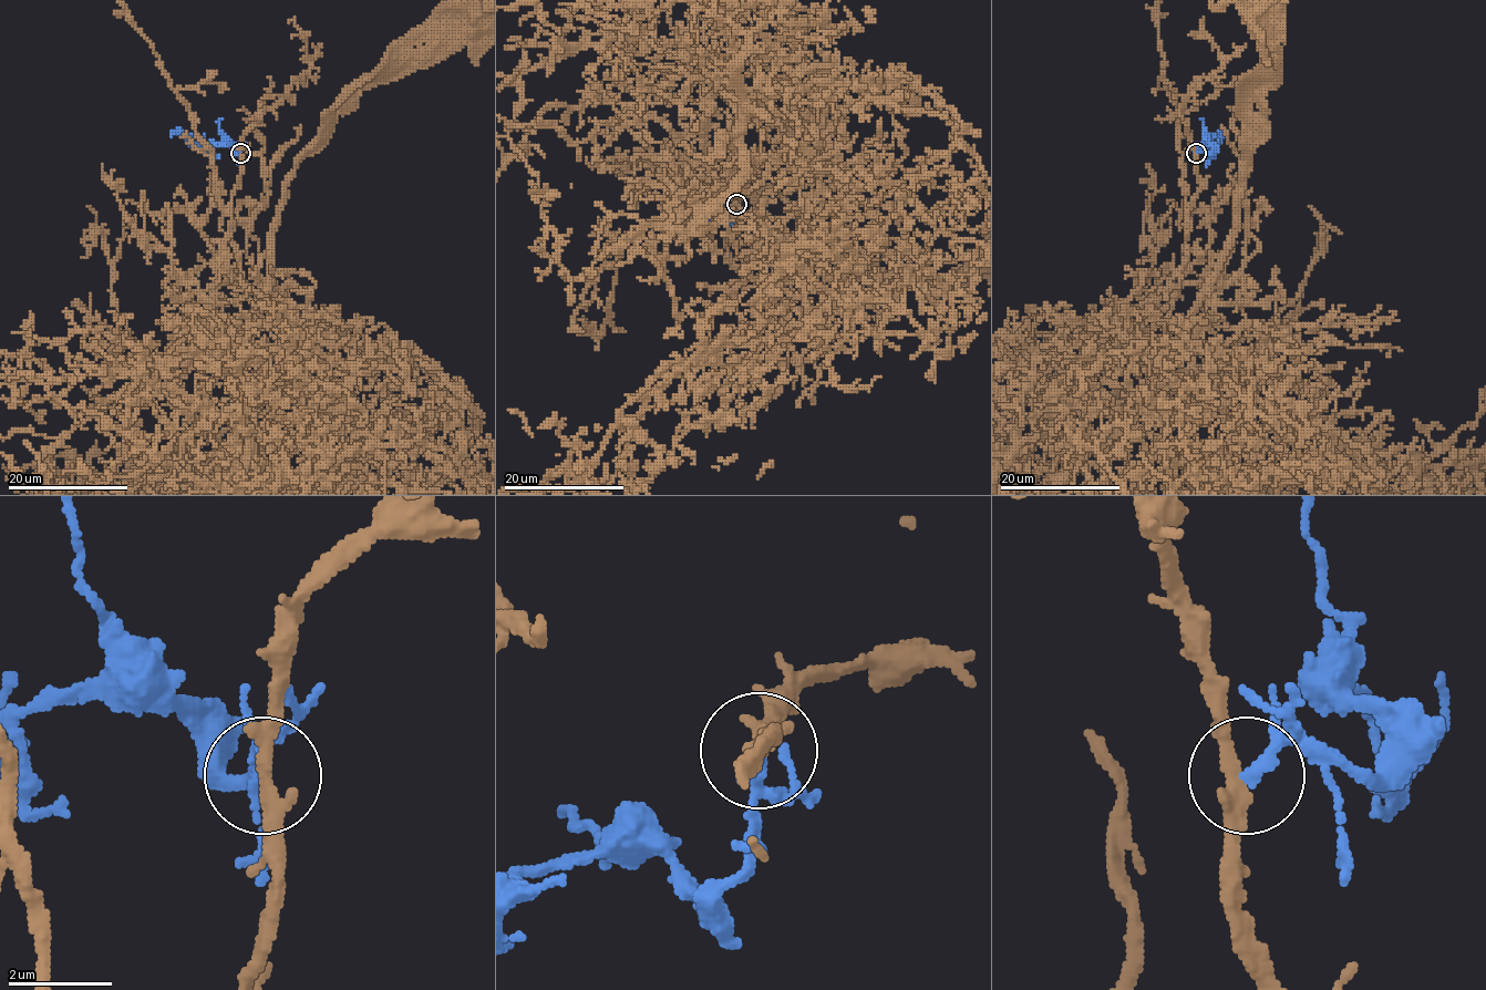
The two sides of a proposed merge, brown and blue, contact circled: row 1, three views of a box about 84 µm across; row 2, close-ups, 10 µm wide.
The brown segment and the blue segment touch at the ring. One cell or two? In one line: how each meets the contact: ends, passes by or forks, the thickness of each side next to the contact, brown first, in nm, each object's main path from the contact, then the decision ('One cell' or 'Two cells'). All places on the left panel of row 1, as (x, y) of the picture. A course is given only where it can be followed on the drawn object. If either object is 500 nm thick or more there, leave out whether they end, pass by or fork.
At the ring brown passes by. At the ring blue forks. Thickness 300 nm (brown) against 130 nm. Course of brown: (240, 152), (219, 281), (249, 287), (267, 275), (297, 155), (367, 85), (433, 55), (493, 4). Course of blue: (240, 153), (227, 142), (193, 144), (177, 132), (171, 137). One cell

